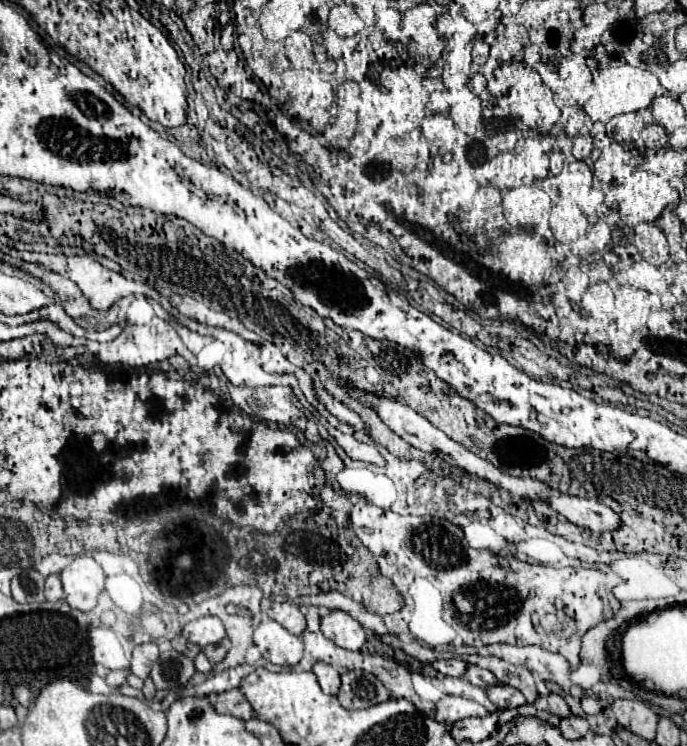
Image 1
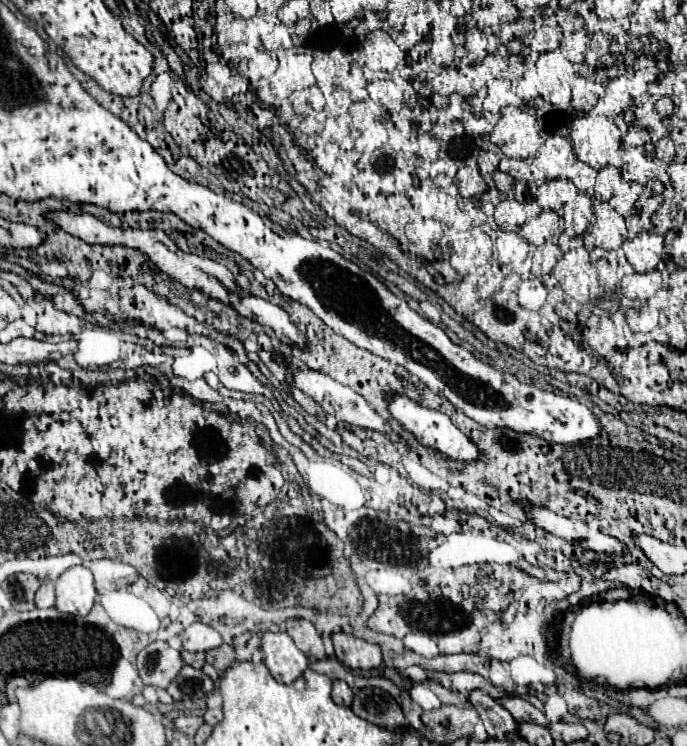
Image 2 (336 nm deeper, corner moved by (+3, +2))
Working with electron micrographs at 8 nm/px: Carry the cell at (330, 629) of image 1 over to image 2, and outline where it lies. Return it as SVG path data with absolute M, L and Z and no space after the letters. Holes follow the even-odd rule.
M332 634L338 660L352 670L372 670L382 664L382 652L378 644L354 638L352 634Z

